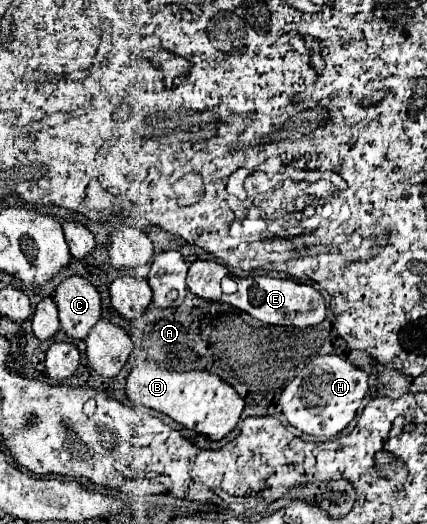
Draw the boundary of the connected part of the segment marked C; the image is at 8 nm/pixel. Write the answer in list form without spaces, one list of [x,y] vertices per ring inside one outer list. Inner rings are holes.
[[[74,274],[56,286],[54,294],[62,330],[74,338],[84,340],[88,330],[100,318],[100,292],[84,276]]]

